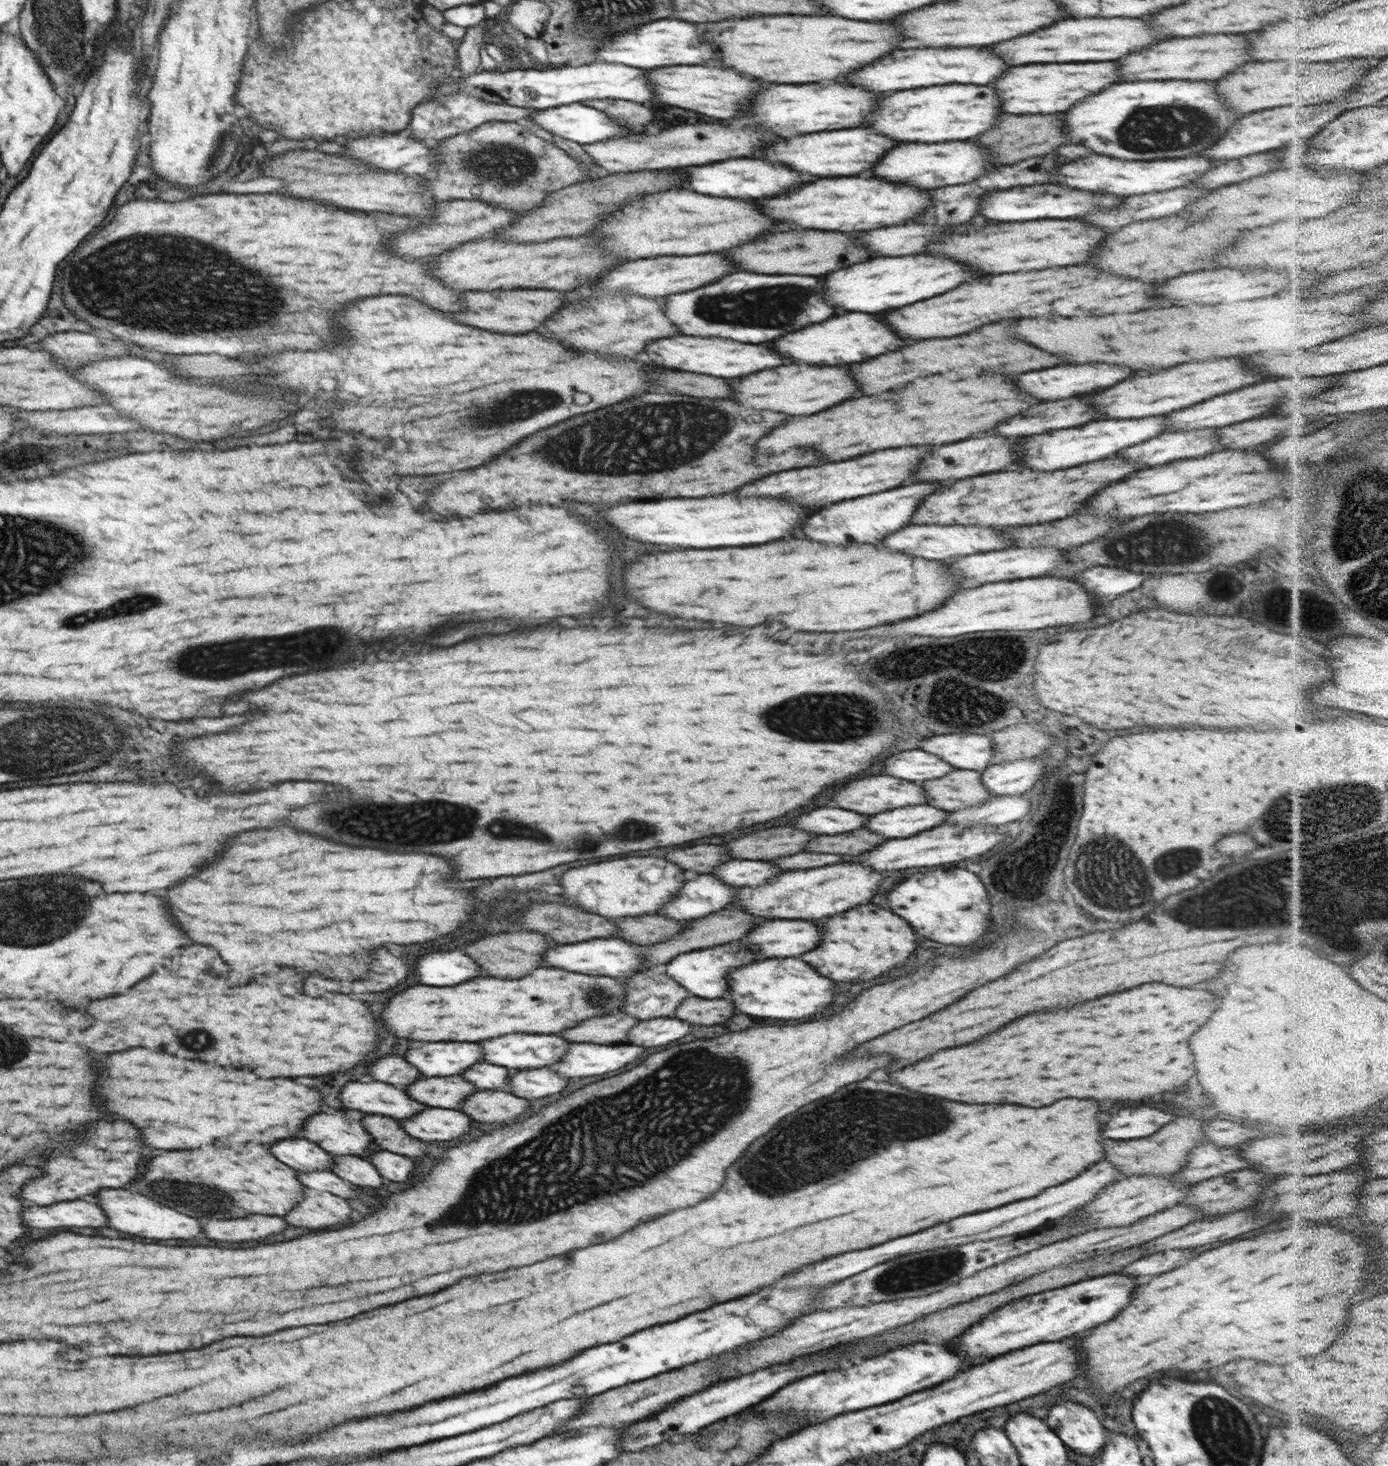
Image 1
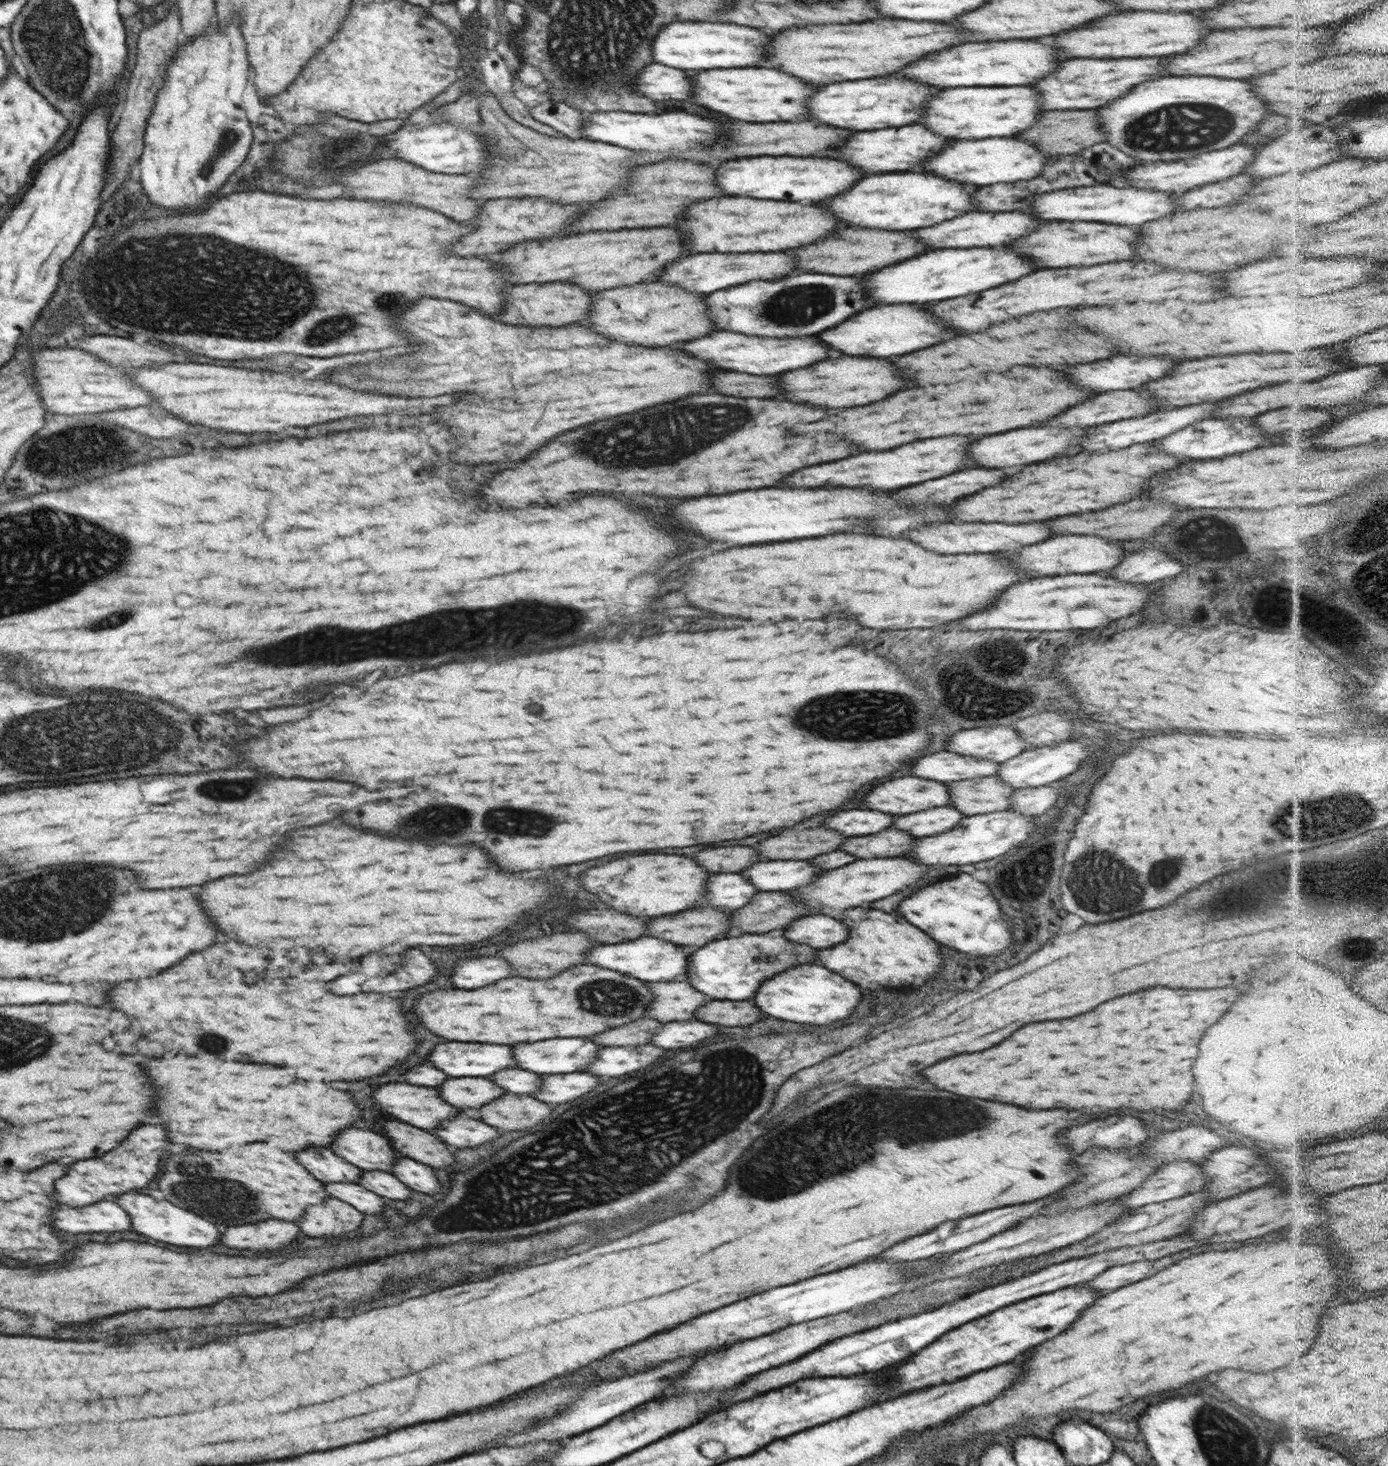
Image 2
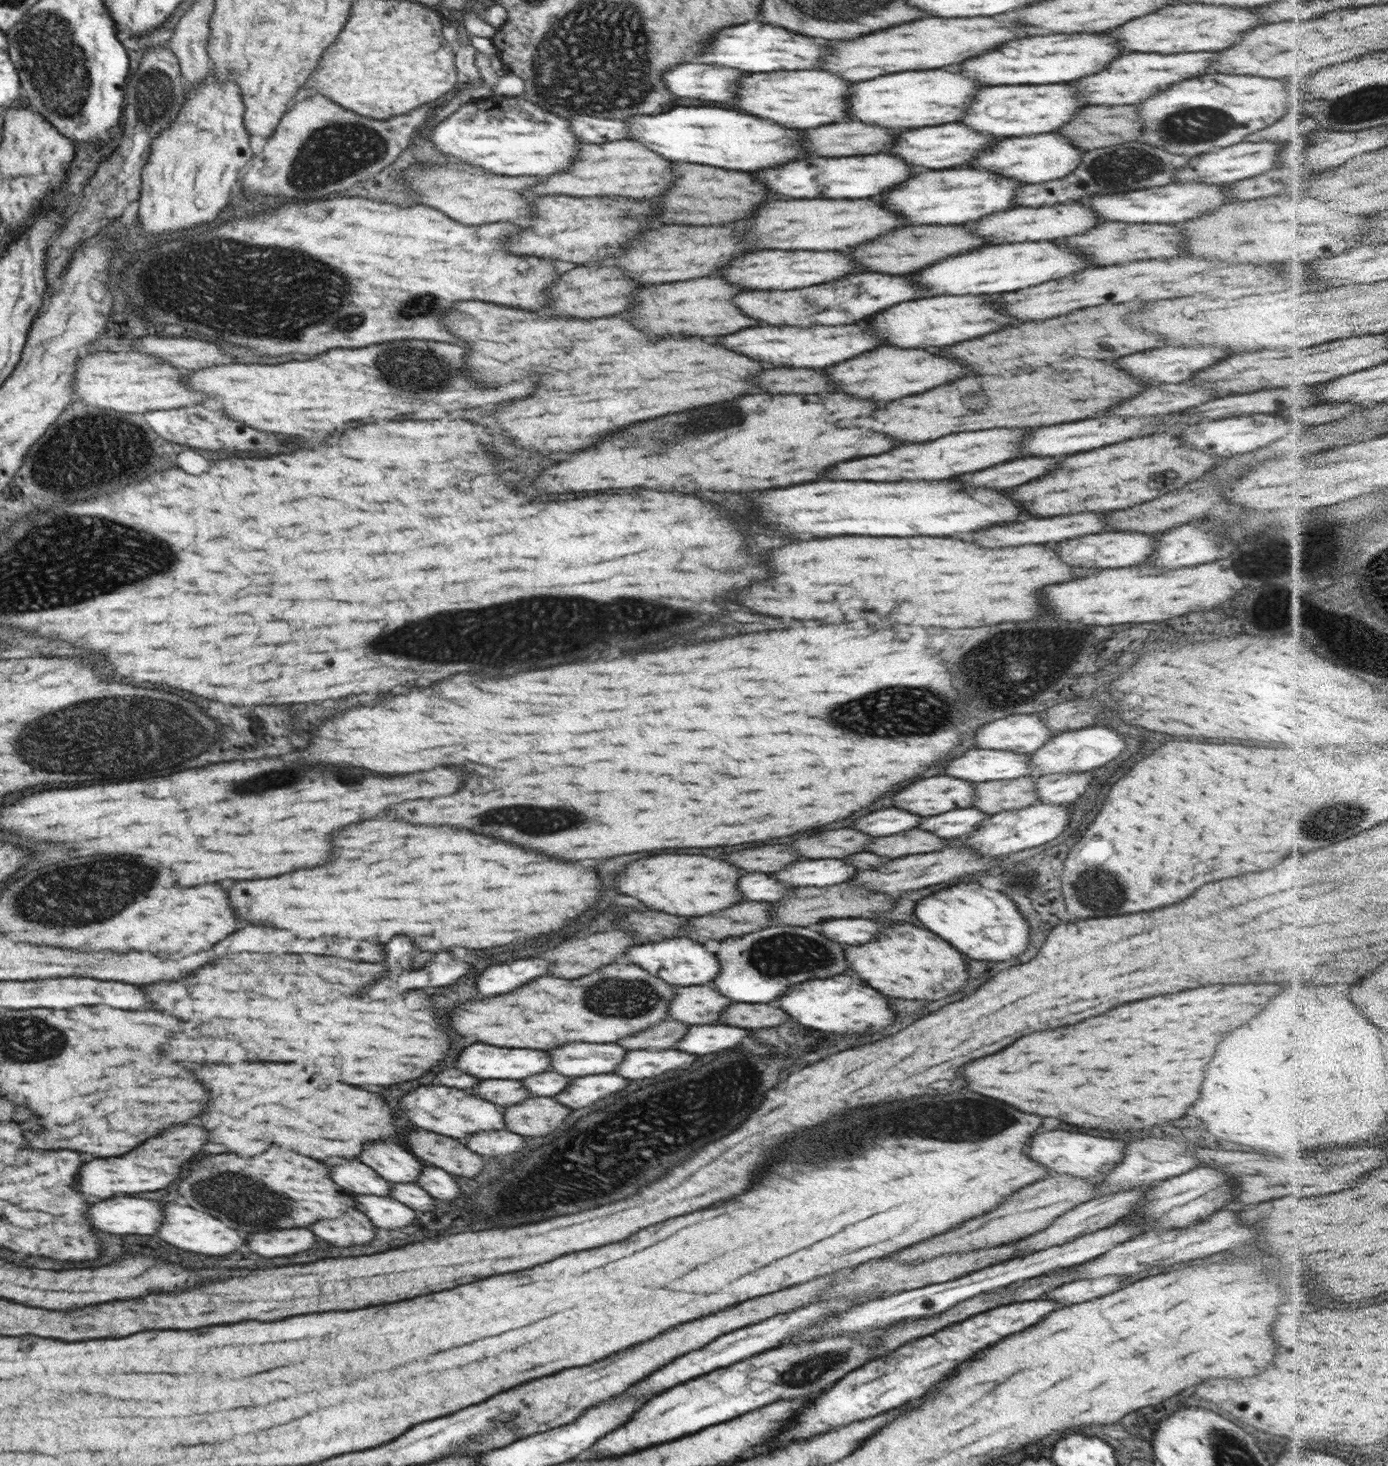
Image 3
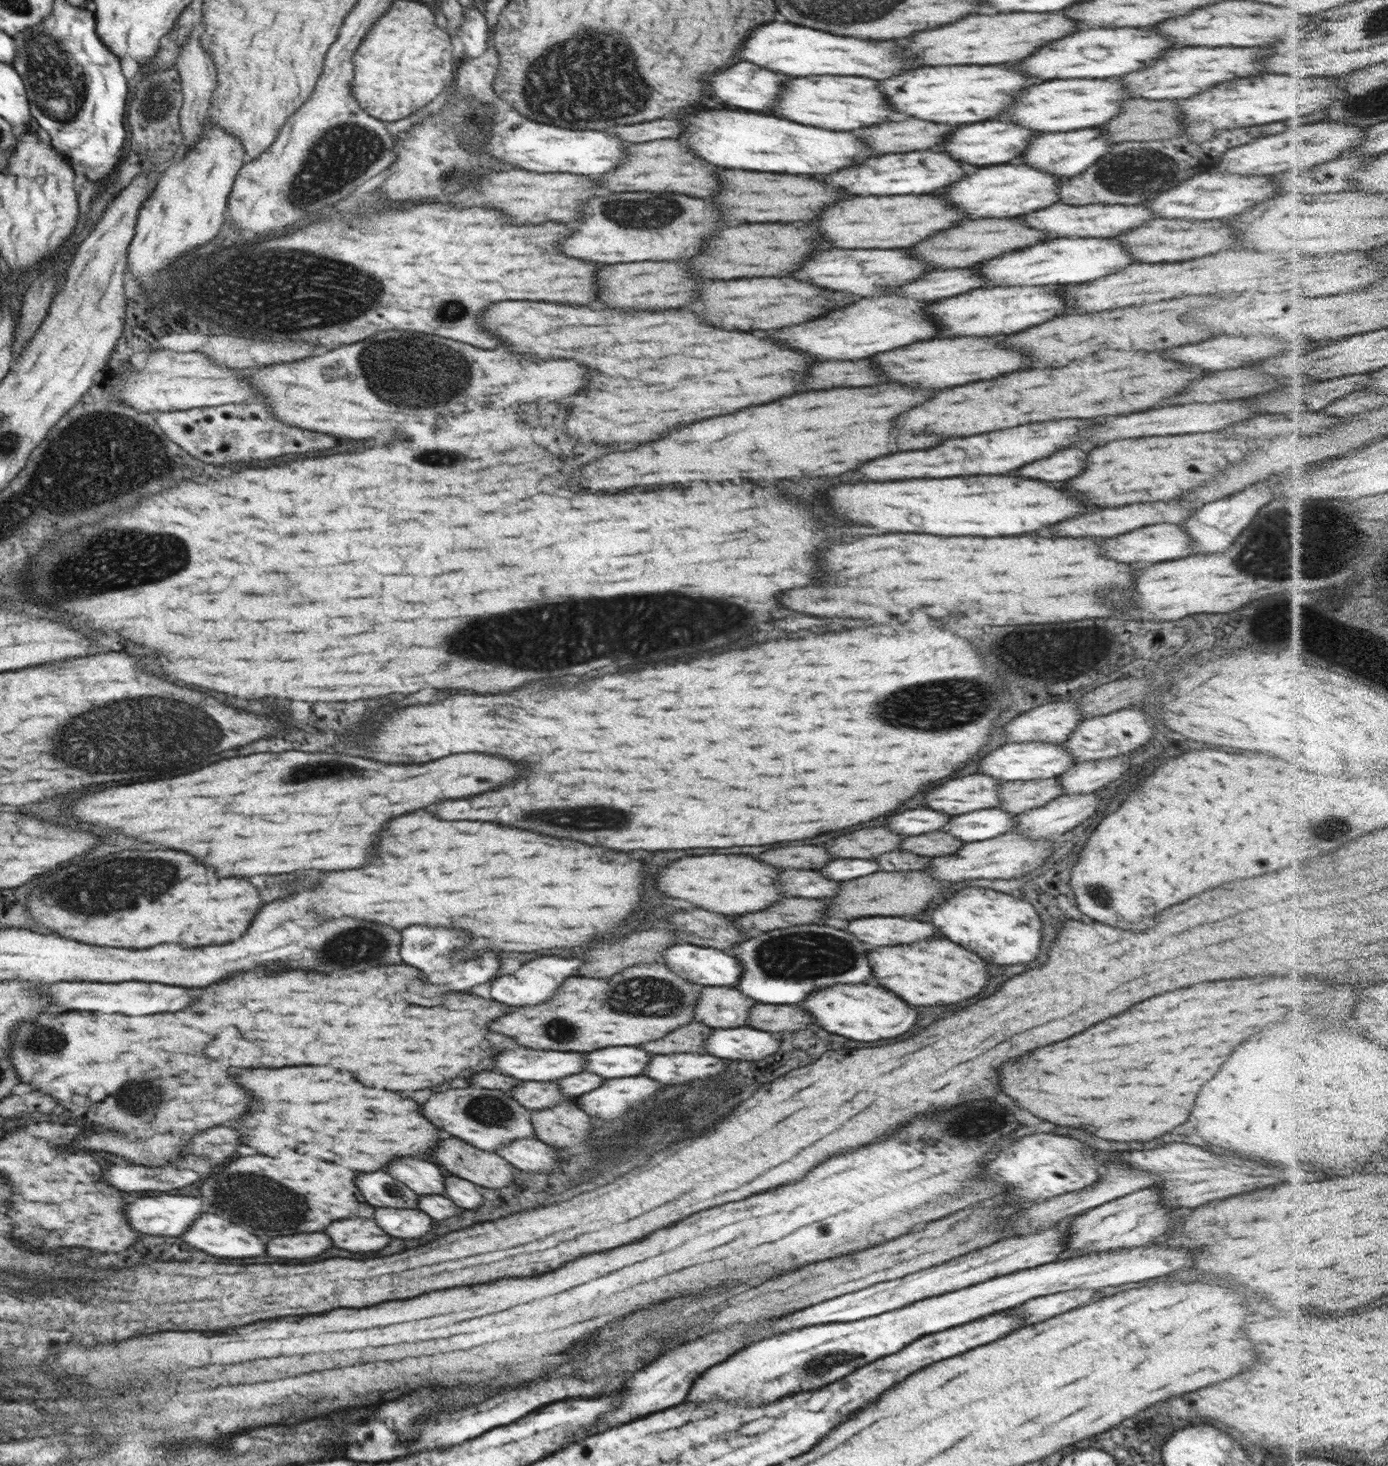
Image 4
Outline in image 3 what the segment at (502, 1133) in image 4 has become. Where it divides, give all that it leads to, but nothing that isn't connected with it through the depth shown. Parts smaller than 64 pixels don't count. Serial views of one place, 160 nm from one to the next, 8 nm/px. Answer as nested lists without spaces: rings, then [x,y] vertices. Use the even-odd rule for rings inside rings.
[[[420,1086],[402,1096],[398,1108],[406,1112],[408,1120],[414,1126],[442,1136],[452,1136],[458,1140],[482,1131],[507,1130],[503,1114],[505,1107],[488,1102],[478,1095],[474,1096],[470,1096],[468,1090],[456,1090],[448,1086]]]

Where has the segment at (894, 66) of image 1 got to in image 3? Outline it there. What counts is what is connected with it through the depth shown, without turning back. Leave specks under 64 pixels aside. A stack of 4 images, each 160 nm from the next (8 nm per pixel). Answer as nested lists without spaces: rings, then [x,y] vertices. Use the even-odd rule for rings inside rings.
[[[1052,34],[1052,36],[1030,36],[1006,42],[994,52],[980,54],[968,62],[958,64],[958,70],[966,78],[974,78],[988,86],[998,84],[1058,84],[1066,80],[1076,80],[1086,74],[1102,70],[1106,64],[1120,56],[1114,40],[1104,34]]]

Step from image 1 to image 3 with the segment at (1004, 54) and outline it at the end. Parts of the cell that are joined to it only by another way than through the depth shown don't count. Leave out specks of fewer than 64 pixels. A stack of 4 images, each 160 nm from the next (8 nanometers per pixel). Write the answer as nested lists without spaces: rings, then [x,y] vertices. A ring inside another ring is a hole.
[[[1180,4],[1164,6],[1154,14],[1134,18],[1126,26],[1118,26],[1108,34],[1118,40],[1120,48],[1130,52],[1216,52],[1236,44],[1242,32],[1260,26],[1262,22],[1246,8],[1226,8],[1226,6],[1204,6],[1204,4]]]

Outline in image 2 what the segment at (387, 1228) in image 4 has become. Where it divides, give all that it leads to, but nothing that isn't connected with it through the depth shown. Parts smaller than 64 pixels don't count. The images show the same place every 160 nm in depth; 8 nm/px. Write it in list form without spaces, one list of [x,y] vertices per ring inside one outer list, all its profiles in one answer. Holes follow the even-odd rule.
[[[336,1182],[336,1184],[324,1184],[326,1192],[342,1202],[348,1202],[350,1206],[354,1206],[356,1210],[364,1212],[364,1214],[376,1214],[382,1210],[384,1206],[384,1198],[380,1198],[378,1194],[352,1184],[352,1182]]]

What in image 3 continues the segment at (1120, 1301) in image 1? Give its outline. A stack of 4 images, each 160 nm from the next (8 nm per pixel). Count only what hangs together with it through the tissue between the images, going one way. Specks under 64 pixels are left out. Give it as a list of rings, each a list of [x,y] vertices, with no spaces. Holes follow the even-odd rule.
[[[1050,1300],[1015,1302],[1010,1303],[1010,1306],[999,1305],[994,1307],[994,1310],[980,1312],[972,1318],[949,1324],[932,1334],[906,1342],[904,1346],[899,1346],[896,1350],[868,1361],[864,1366],[844,1375],[834,1386],[830,1386],[818,1398],[812,1400],[812,1404],[796,1416],[794,1424],[790,1424],[778,1436],[778,1440],[766,1446],[768,1450],[774,1450],[776,1446],[786,1446],[792,1440],[804,1440],[814,1434],[848,1426],[852,1422],[865,1421],[887,1410],[896,1409],[908,1400],[920,1398],[928,1390],[934,1390],[950,1374],[954,1374],[954,1368],[962,1362],[974,1358],[984,1348],[1008,1338],[1008,1334],[1016,1334],[1022,1332],[1026,1326],[1034,1326],[1056,1308],[1058,1302]]]

